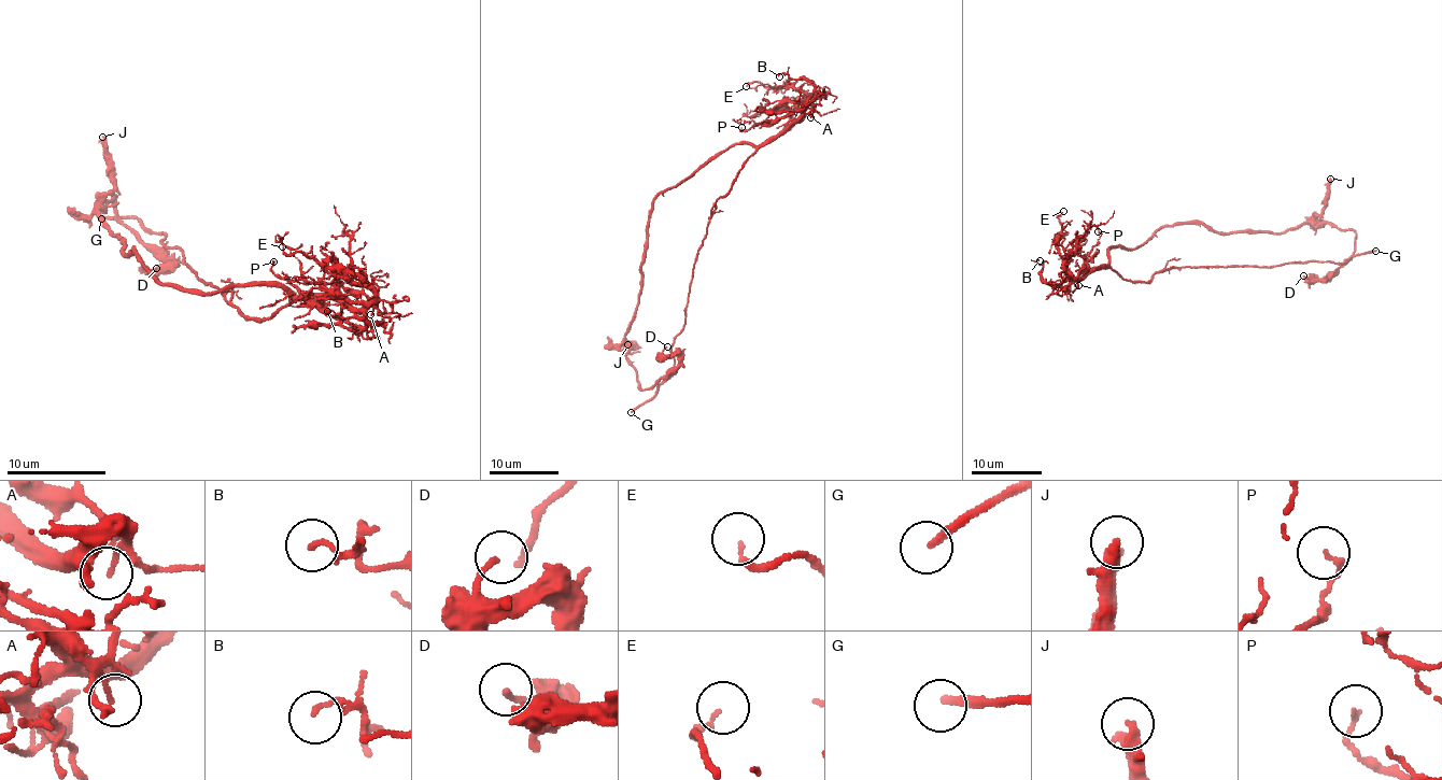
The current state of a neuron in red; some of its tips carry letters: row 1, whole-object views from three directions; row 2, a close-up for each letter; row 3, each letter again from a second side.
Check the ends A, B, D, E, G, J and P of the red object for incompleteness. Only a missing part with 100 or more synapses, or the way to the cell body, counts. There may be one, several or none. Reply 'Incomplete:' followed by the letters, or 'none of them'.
Incomplete: G

